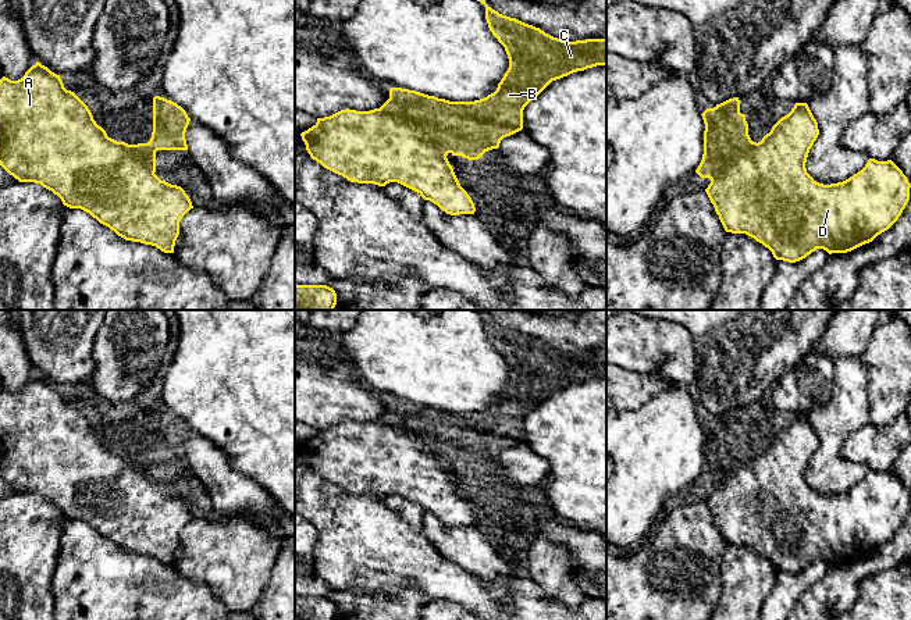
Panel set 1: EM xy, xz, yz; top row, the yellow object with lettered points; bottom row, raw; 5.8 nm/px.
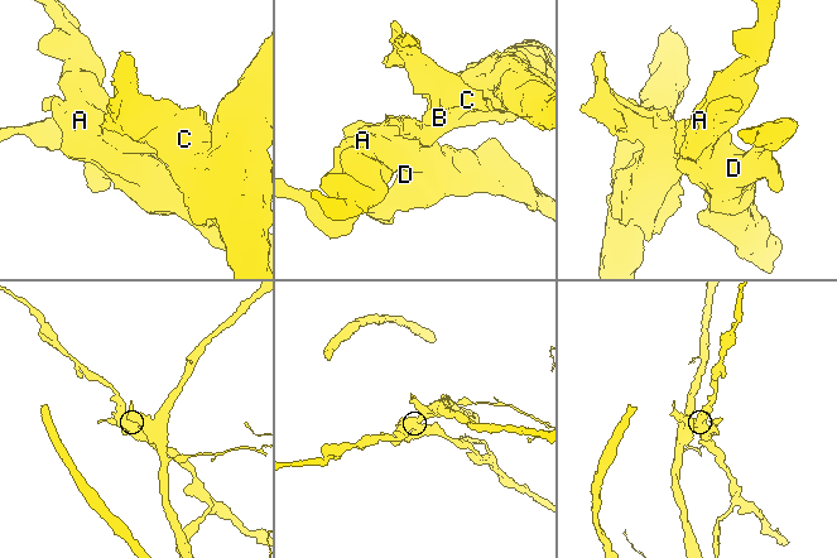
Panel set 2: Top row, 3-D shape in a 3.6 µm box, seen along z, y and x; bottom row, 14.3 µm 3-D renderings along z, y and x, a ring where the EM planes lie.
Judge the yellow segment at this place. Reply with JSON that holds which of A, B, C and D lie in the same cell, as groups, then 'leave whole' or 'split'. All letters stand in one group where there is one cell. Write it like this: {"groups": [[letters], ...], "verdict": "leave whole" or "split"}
{"groups": [["A", "D"], ["B", "C"]], "verdict": "split"}

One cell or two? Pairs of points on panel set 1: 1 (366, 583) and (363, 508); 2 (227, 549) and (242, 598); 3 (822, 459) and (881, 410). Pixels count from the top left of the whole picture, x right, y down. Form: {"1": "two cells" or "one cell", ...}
{"1": "one cell", "2": "one cell", "3": "two cells"}

